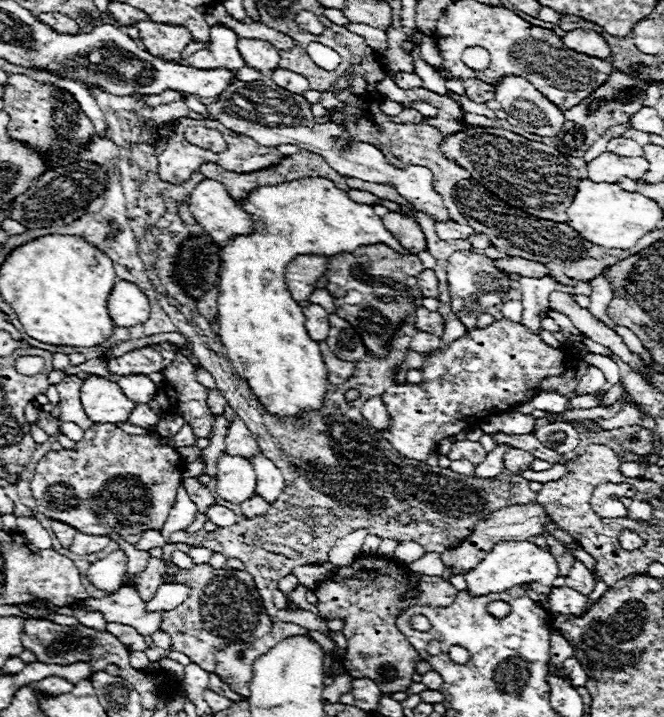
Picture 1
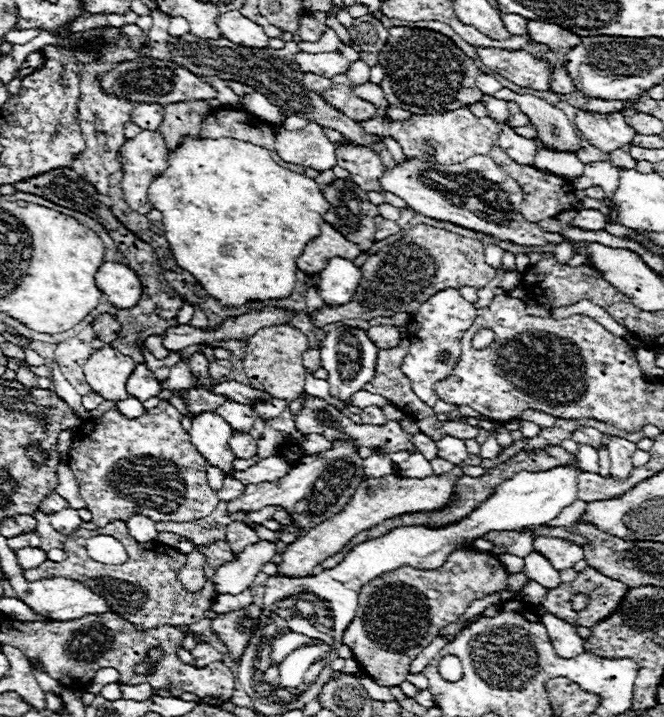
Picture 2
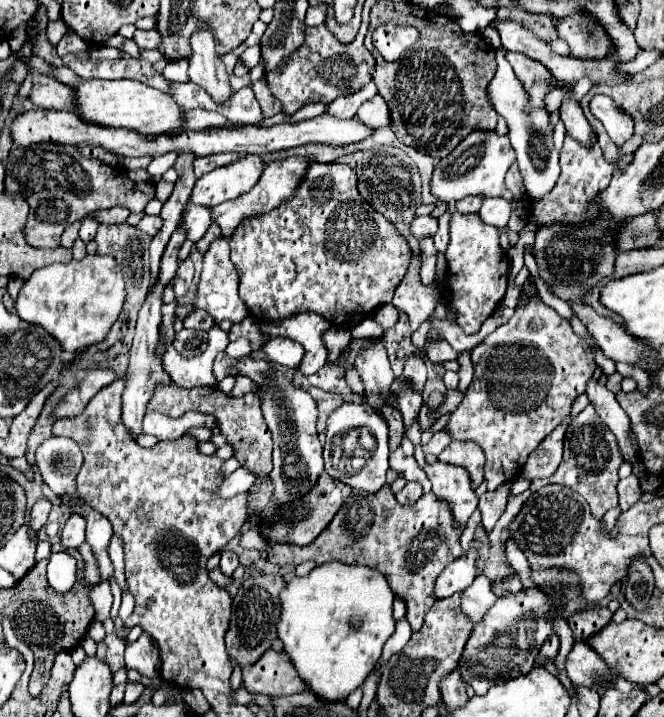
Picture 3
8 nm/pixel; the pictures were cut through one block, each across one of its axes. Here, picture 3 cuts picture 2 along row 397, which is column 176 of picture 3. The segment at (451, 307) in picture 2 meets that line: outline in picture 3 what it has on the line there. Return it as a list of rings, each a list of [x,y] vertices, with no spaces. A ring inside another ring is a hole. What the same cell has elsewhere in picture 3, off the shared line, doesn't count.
[[[150,412],[150,414],[144,416],[142,432],[144,434],[152,434],[158,440],[174,440],[180,434],[184,434],[186,430],[196,428],[196,426],[216,428],[216,418],[214,416],[206,416],[202,412],[186,412],[180,418],[170,418],[166,414]]]

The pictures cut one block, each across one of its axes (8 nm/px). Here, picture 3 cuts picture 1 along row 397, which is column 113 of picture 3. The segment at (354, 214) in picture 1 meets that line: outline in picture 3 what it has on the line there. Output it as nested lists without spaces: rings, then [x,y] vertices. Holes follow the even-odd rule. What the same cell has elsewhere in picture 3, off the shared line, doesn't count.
[[[86,254],[82,260],[70,260],[68,264],[50,264],[40,270],[36,270],[22,286],[16,310],[18,316],[26,322],[40,324],[44,330],[48,330],[56,340],[62,344],[64,352],[74,352],[84,346],[98,344],[106,338],[112,324],[118,320],[118,314],[124,306],[124,276],[120,266],[116,264],[114,256],[100,256],[100,254]]]

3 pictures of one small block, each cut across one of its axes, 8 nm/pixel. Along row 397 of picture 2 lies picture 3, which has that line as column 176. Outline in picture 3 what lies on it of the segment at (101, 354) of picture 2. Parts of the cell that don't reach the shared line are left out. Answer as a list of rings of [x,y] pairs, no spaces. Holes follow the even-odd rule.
[[[86,80],[74,86],[76,108],[84,120],[94,120],[94,124],[130,128],[144,134],[162,134],[184,124],[184,110],[178,108],[176,100],[168,92],[156,90],[152,86],[140,84],[136,80]]]

